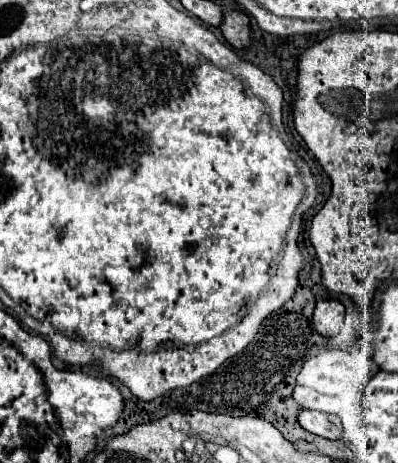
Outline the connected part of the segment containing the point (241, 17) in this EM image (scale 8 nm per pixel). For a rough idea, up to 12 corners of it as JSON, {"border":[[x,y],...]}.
{"border":[[226,11],[222,35],[234,49],[250,47],[250,21]]}

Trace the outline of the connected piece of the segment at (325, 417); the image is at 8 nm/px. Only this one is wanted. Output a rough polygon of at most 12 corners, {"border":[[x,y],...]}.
{"border":[[302,409],[298,421],[306,431],[326,439],[342,437],[336,415]]}

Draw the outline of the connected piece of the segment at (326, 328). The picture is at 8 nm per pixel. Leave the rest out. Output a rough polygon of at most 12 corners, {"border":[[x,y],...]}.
{"border":[[318,301],[312,321],[322,337],[344,325],[340,301]]}

